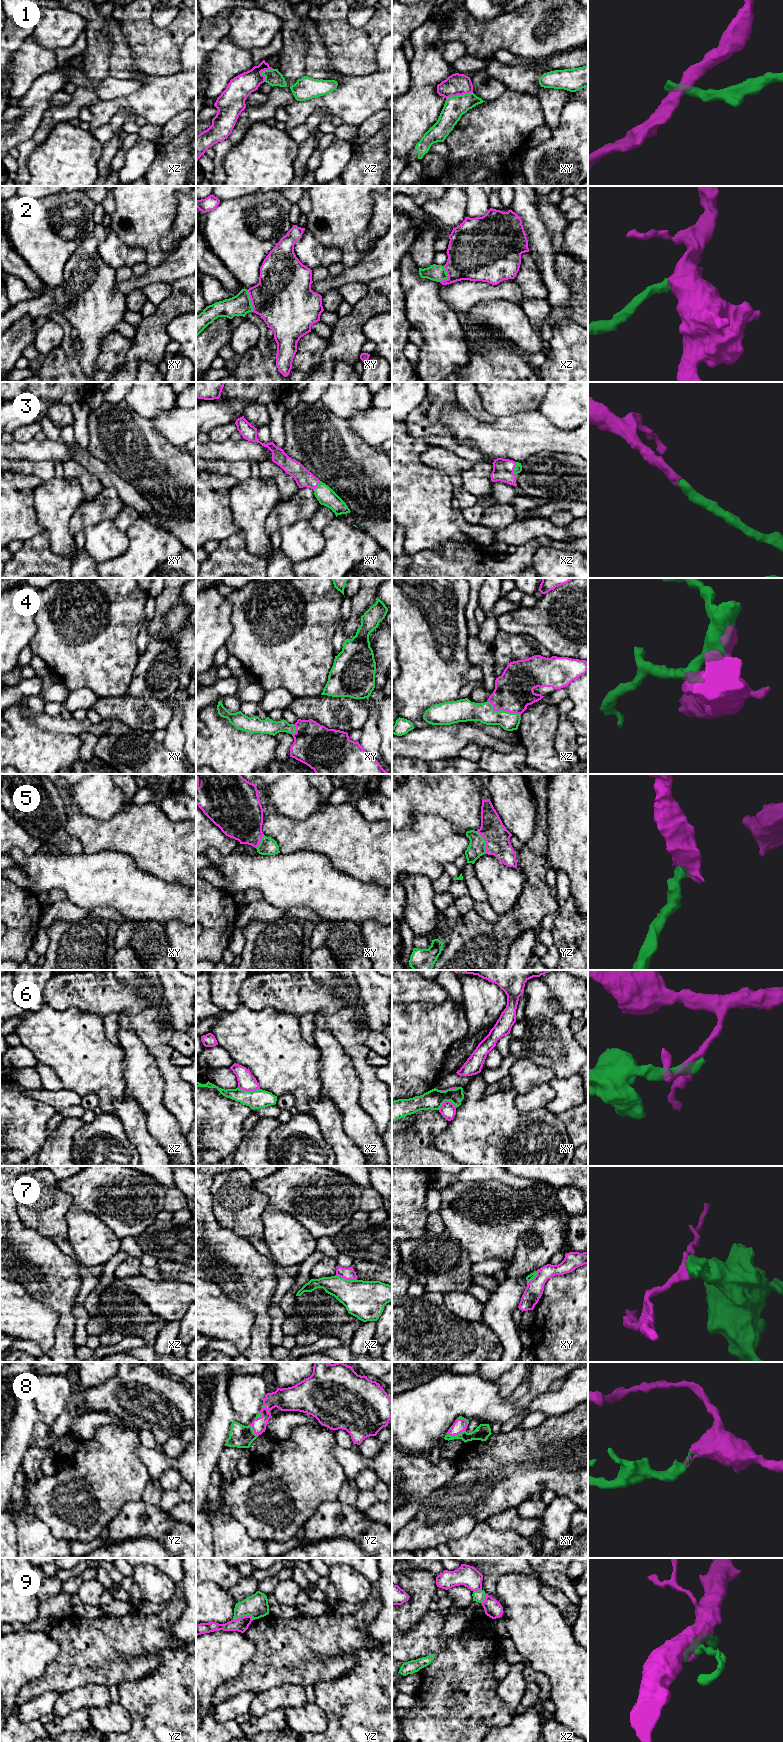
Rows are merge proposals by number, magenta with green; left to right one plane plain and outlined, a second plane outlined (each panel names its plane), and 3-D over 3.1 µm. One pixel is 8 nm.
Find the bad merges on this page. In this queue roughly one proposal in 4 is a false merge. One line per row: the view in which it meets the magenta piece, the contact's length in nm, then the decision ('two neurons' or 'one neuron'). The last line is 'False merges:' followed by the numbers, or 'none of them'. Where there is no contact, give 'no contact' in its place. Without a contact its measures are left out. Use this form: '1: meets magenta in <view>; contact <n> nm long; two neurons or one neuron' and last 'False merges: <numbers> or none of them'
1: meets magenta in xy; contact 220 nm long; two neurons
2: meets magenta in xy; contact 180 nm long; one neuron
3: meets magenta in xz; contact 110 nm long; one neuron
4: meets magenta in xz; contact 300 nm long; one neuron
5: meets magenta in yz; contact 200 nm long; one neuron
6: meets magenta in xz; contact 180 nm long; two neurons
7: meets magenta in xz; contact 180 nm long; two neurons
8: meets magenta in xy; contact 160 nm long; one neuron
9: meets magenta in yz; contact 170 nm long; two neurons
False merges: 1, 6, 7, 9

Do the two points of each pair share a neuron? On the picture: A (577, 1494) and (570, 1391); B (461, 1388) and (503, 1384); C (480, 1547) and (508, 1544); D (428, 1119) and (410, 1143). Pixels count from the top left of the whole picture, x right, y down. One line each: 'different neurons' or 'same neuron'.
A: different neurons
B: different neurons
C: same neuron
D: same neuron

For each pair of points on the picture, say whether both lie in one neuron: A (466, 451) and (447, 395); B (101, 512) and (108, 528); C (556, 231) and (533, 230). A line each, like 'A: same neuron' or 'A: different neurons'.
A: same neuron
B: different neurons
C: different neurons

